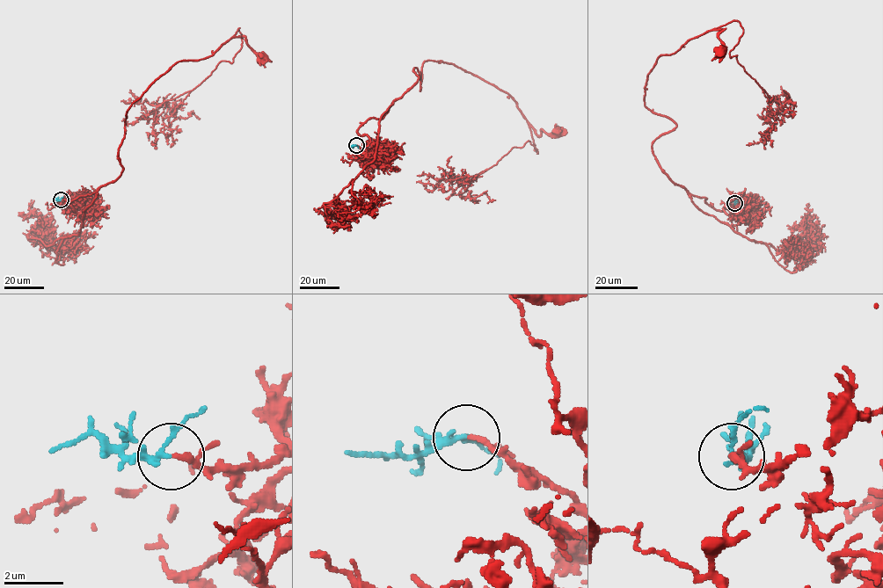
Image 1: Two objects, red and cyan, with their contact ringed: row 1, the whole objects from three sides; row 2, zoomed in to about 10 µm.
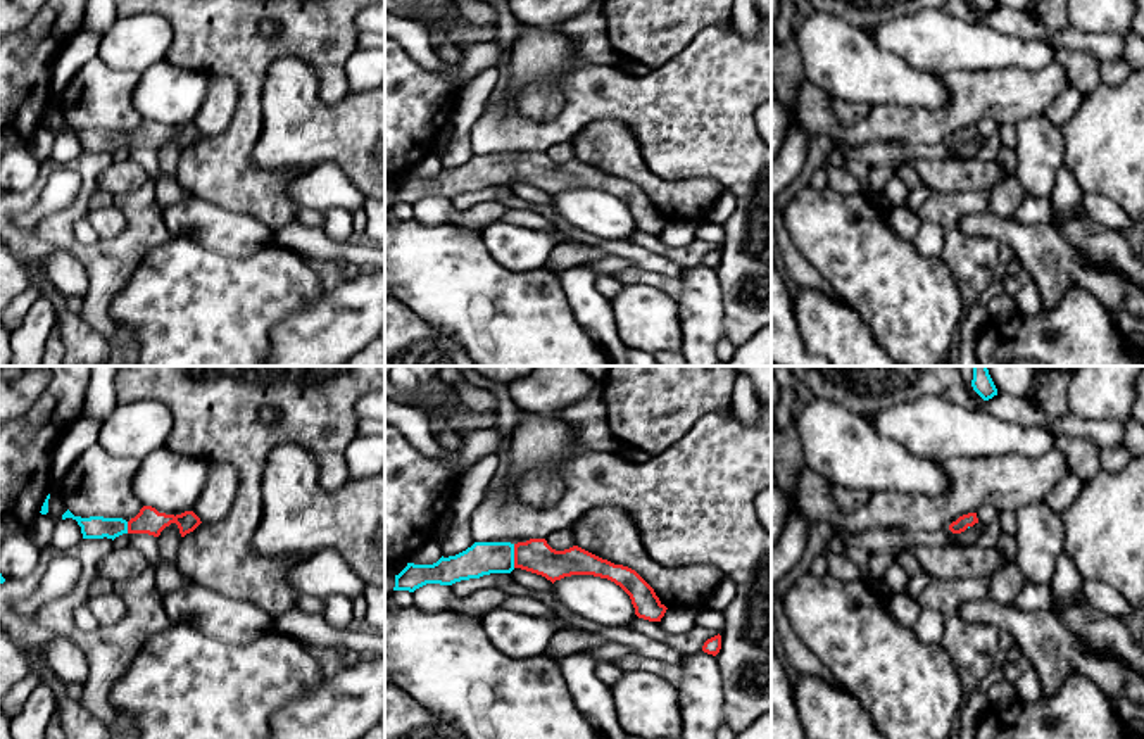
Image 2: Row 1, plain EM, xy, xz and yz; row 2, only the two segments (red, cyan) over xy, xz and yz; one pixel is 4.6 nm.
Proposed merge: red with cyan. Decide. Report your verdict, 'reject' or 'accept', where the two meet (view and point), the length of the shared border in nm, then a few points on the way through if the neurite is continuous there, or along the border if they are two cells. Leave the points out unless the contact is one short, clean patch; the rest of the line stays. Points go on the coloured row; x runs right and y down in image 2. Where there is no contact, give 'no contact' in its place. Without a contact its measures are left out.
accept | xz (515, 556) | 110 nm | across xz (535, 555), (515, 556), (482, 558)

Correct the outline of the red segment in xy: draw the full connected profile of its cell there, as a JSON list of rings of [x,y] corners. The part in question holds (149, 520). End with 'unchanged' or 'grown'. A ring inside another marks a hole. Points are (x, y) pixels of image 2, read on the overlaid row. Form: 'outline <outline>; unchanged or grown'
outline [[[143,506],[140,513],[129,521],[123,518],[104,518],[104,516],[90,516],[81,518],[74,516],[69,509],[62,515],[62,520],[72,518],[81,527],[83,539],[116,539],[123,534],[148,534],[159,537],[160,532],[176,523],[181,537],[193,532],[202,521],[193,511],[185,511],[181,515],[166,515],[159,513],[152,506]]]; grown

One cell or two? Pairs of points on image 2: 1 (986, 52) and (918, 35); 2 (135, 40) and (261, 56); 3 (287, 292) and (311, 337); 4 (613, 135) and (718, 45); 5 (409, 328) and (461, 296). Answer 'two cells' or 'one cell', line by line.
1: one cell
2: two cells
3: two cells
4: two cells
5: two cells

